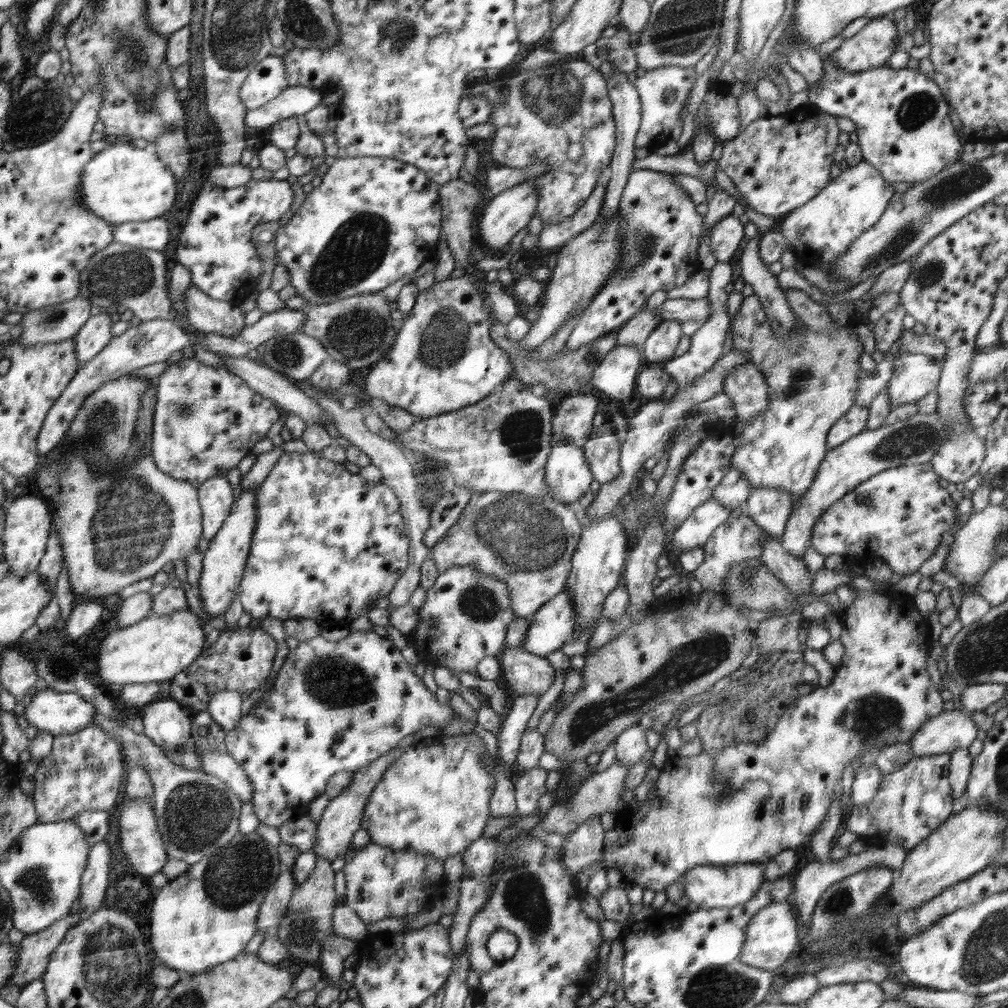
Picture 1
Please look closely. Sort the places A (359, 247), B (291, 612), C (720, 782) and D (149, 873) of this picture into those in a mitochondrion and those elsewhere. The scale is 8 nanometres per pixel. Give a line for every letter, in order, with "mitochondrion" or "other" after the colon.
A: mitochondrion
B: other
C: mitochondrion
D: other

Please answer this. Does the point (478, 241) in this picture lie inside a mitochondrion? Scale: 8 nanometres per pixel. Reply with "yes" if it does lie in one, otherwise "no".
no

